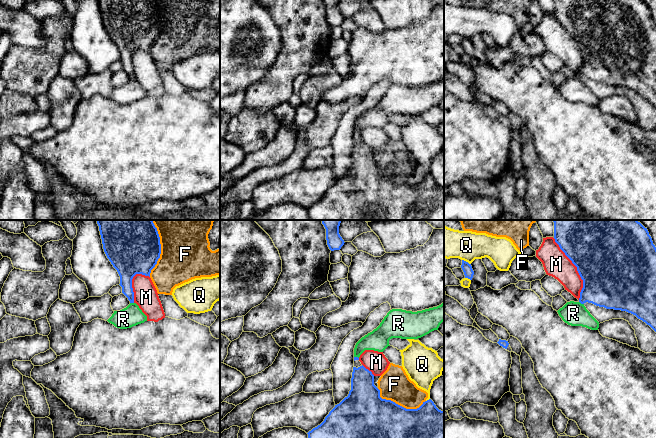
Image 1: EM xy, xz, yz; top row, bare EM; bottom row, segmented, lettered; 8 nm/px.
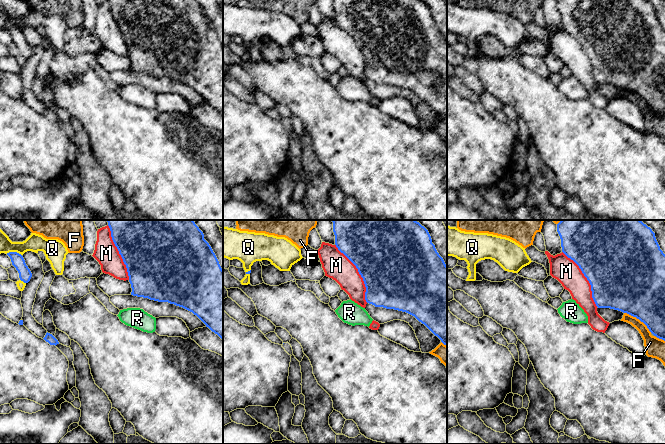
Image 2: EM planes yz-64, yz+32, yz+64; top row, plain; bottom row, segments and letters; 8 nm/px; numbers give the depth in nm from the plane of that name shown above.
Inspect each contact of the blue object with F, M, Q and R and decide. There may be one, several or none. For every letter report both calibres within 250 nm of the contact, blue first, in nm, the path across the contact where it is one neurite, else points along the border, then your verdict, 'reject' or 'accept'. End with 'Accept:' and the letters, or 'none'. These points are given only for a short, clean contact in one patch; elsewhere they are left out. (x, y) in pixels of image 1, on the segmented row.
F: 460 nm thick on the blue side, 420 nm on the other; reject
M: 500 nm thick on the blue side, 200 nm on the other; reject
Q: 80 nm thick on the blue side, 240 nm on the other; reject
R: 360 nm thick on the blue side, 190 nm on the other; border along yz (579, 301), (583, 304); reject
Accept: none

